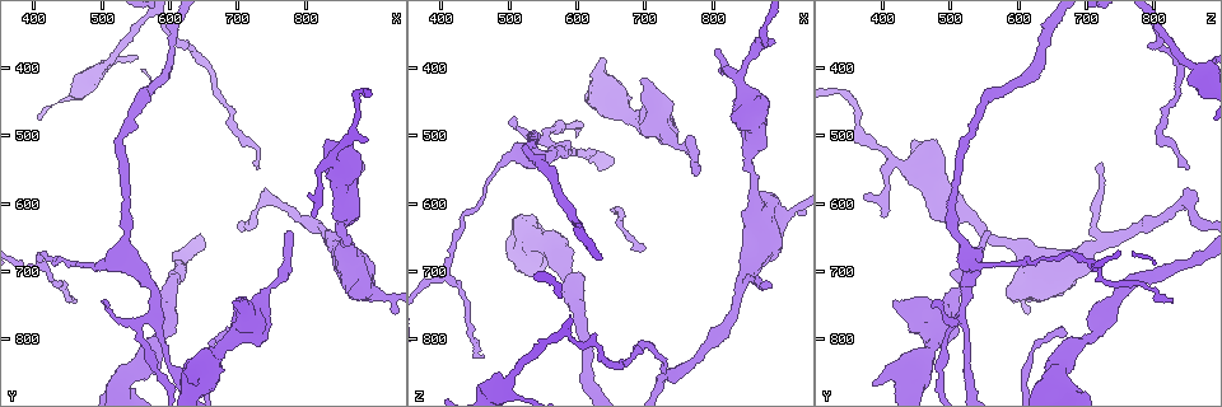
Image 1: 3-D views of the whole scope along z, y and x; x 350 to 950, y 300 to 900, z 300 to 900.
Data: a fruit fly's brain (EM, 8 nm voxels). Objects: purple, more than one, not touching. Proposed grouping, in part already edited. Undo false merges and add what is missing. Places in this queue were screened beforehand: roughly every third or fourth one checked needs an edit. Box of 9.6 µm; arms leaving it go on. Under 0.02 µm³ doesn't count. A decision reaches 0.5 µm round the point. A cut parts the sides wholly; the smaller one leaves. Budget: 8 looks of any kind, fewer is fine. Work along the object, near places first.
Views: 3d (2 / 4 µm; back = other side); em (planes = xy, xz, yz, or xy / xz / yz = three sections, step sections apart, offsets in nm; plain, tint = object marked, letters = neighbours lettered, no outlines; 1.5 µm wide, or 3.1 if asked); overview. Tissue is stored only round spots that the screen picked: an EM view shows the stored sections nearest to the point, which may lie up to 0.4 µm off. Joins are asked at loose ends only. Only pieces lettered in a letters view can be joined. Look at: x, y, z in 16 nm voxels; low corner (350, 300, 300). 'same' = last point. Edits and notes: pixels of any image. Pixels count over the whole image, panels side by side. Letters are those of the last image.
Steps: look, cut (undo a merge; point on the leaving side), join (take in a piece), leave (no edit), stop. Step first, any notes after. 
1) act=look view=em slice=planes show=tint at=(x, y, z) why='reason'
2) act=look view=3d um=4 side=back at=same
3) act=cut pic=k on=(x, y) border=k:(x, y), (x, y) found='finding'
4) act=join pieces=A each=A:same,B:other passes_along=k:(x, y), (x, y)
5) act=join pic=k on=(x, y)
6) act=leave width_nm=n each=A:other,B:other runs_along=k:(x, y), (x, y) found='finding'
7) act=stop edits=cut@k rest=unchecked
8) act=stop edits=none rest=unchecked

act=look view=3d um=2 at=(690, 745, 420)

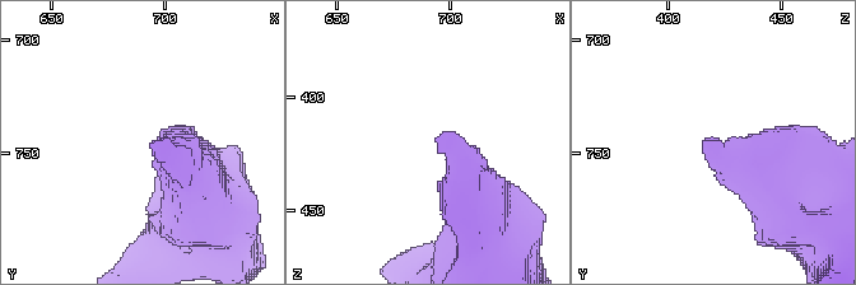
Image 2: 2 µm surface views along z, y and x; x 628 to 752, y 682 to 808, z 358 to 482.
act=look view=em slice=yz step=4 show=letters at=(693, 746, 419)

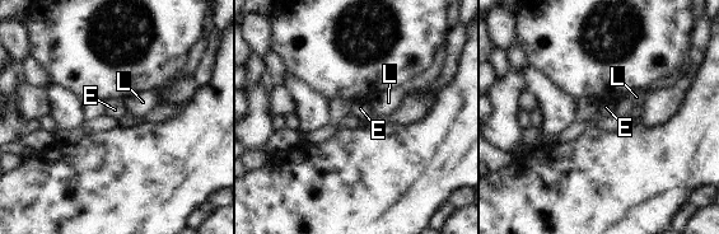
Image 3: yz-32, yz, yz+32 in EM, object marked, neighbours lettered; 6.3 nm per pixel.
act=look view=em slice=planes show=letters at=same why='cut it another way'

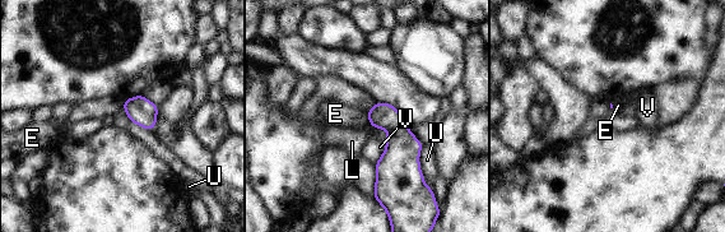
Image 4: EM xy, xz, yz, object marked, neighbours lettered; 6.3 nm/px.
act=leave each=E:other,L:other,U:other,V:other border=4:(366, 112), (370, 124) found='none of them fits'

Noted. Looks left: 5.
act=look view=3d um=2 at=(780, 640, 550)

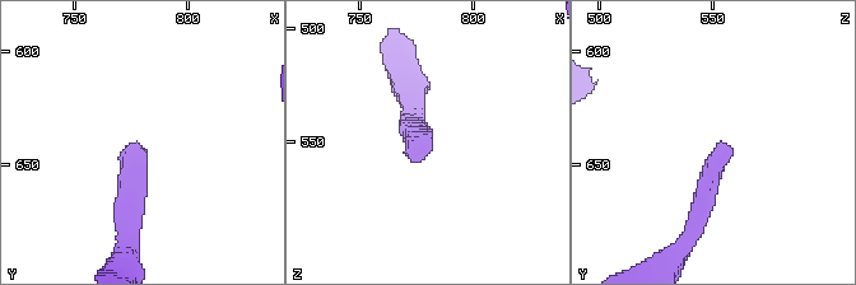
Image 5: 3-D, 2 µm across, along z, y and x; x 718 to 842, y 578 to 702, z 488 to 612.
act=look view=em slice=planes show=letters at=(777, 642, 550)

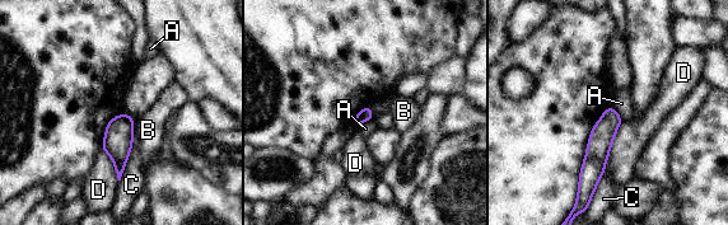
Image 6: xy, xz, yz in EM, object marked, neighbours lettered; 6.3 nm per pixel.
act=leave each=A:other,B:other,C:other,D:other found='none of them fits'

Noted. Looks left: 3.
act=look view=em slice=xz step=8 show=plain at=(725, 610, 850) why='abrupt turn'

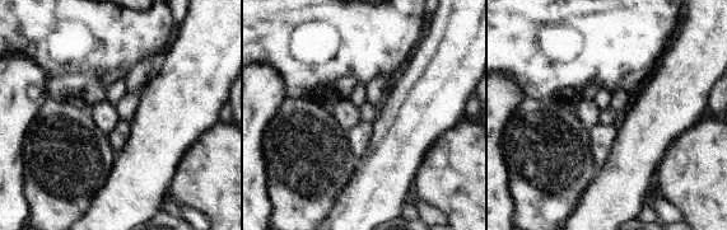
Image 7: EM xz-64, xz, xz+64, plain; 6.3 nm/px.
act=look view=em slice=xz step=8 show=tint at=same why='where the object lies'

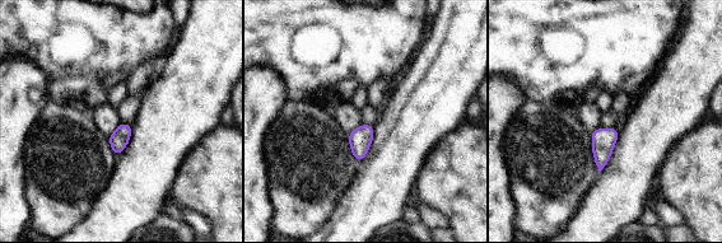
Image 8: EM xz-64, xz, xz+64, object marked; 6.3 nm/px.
act=look view=em slice=xz step=8 show=letters at=same why='what lies round it'

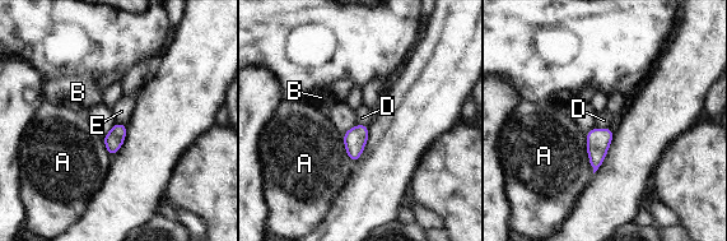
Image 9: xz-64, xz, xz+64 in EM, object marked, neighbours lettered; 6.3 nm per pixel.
act=leave each=A:other,B:other,D:other,E:other border=9:(116, 123), (125, 125) found='one neuron here'

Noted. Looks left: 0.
act=stop edits=none rest=unchecked

